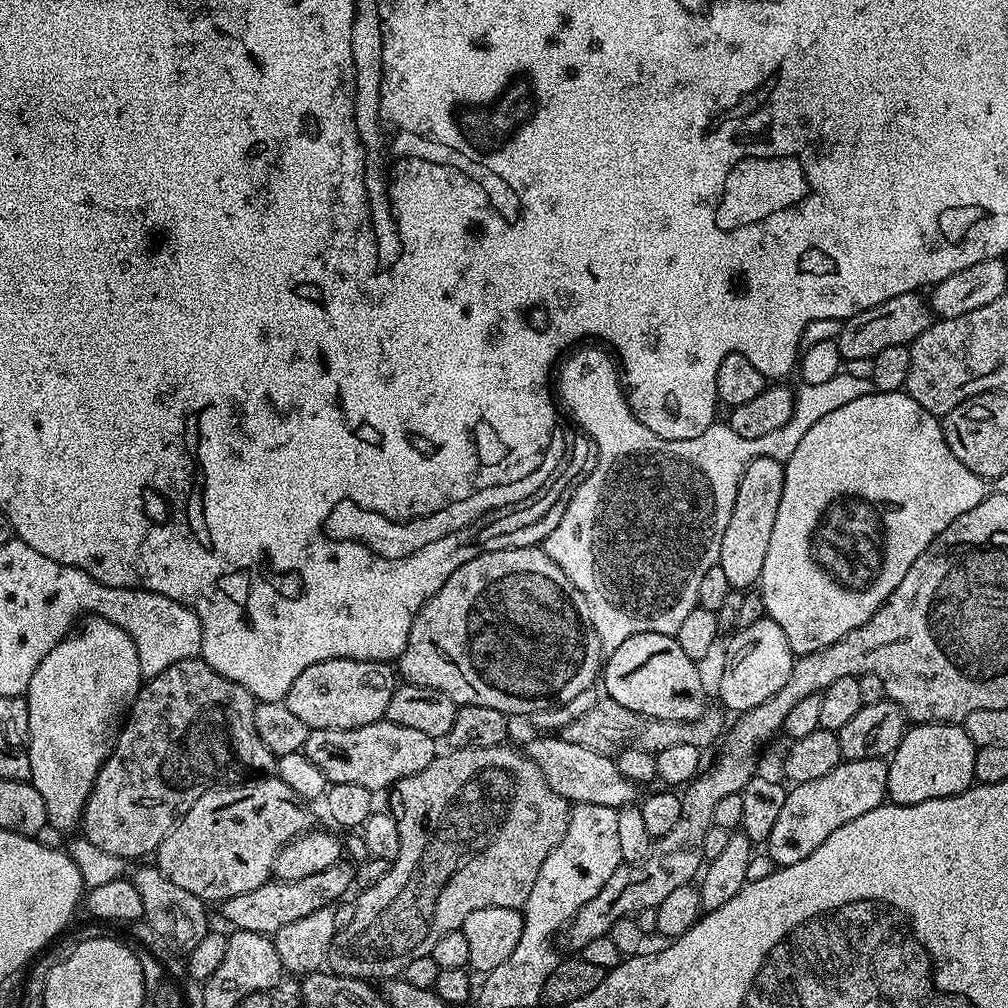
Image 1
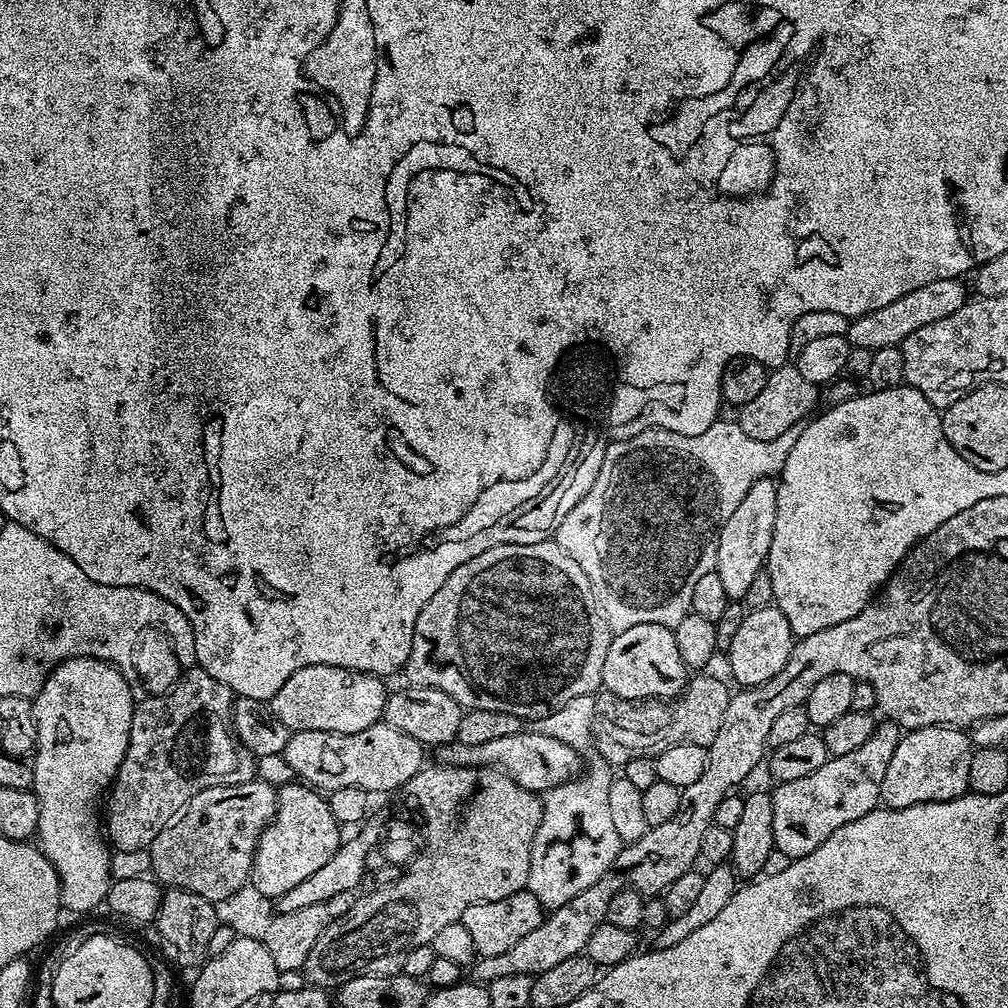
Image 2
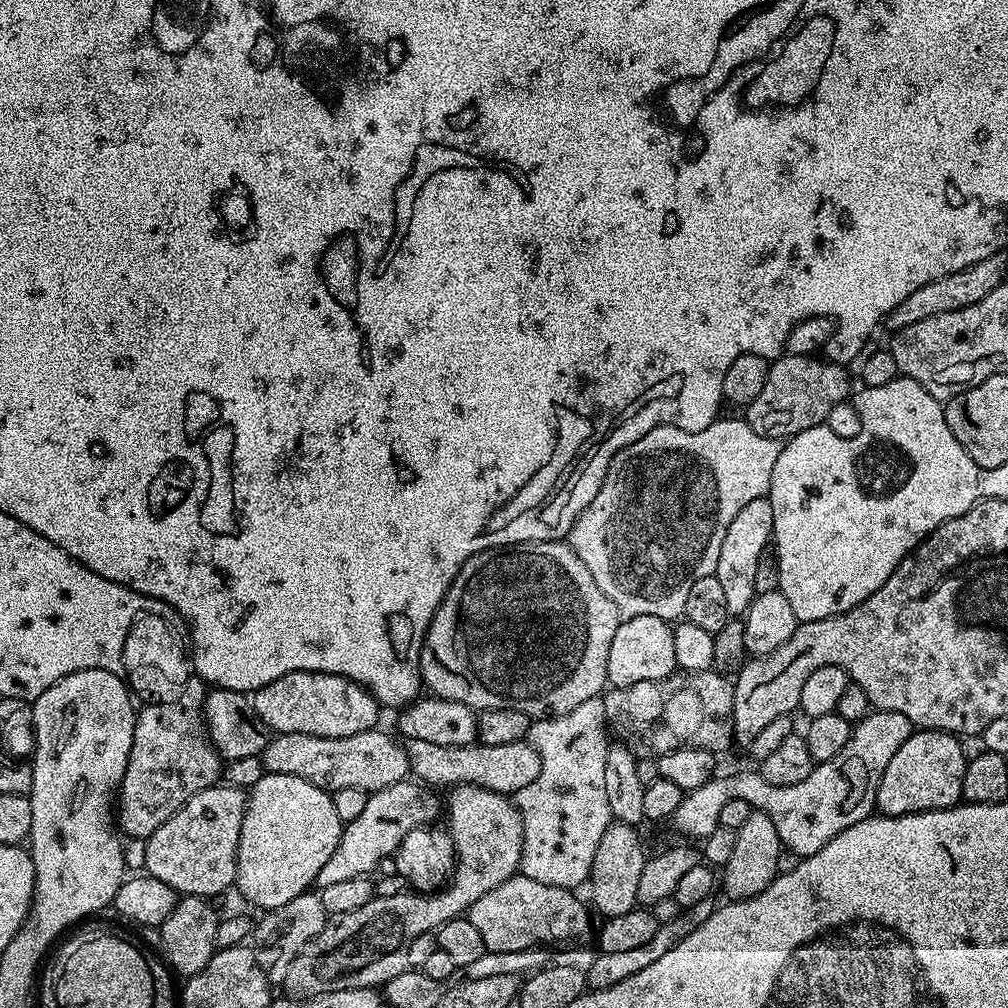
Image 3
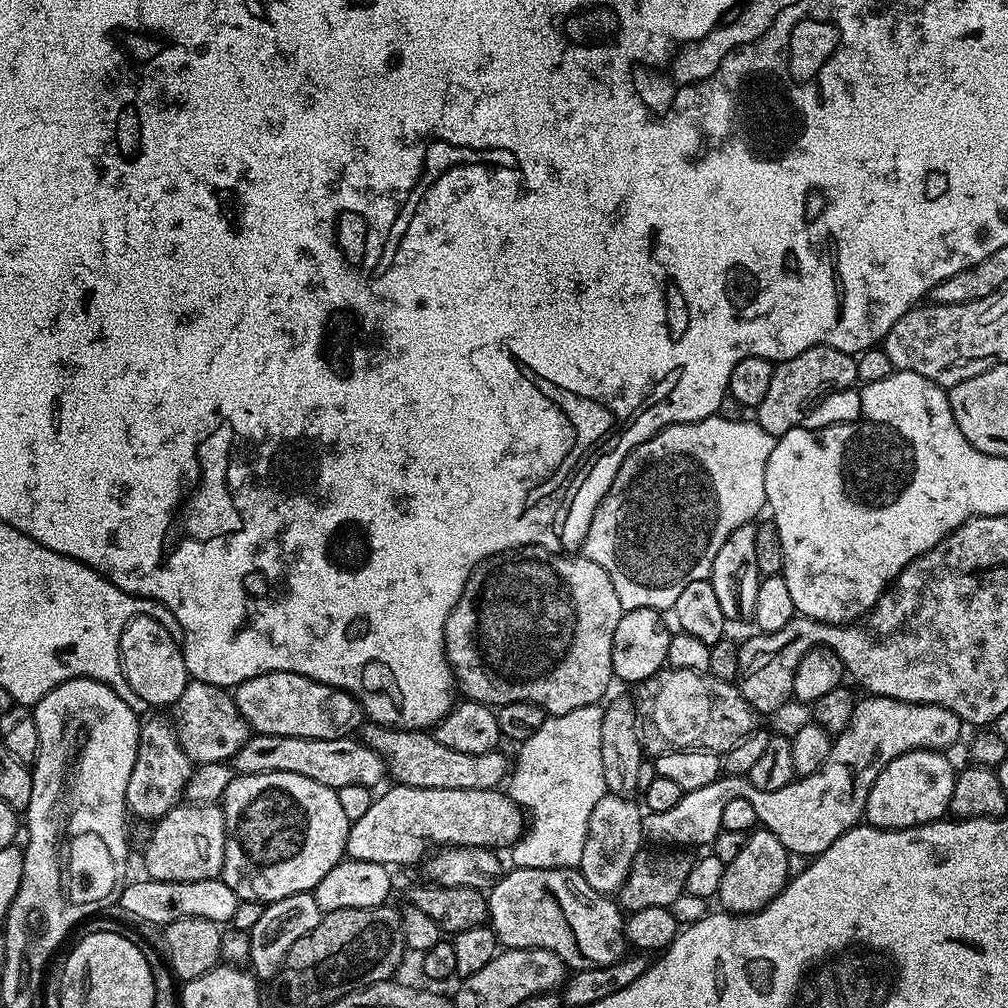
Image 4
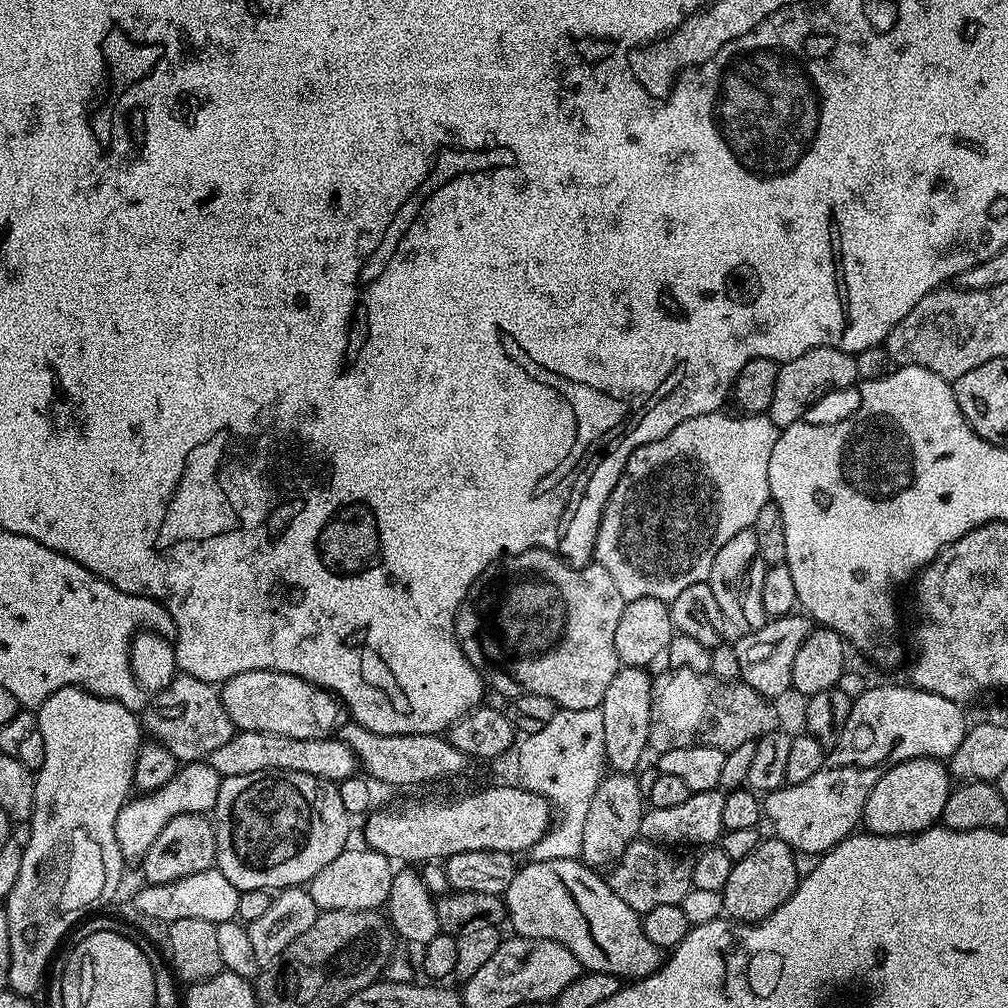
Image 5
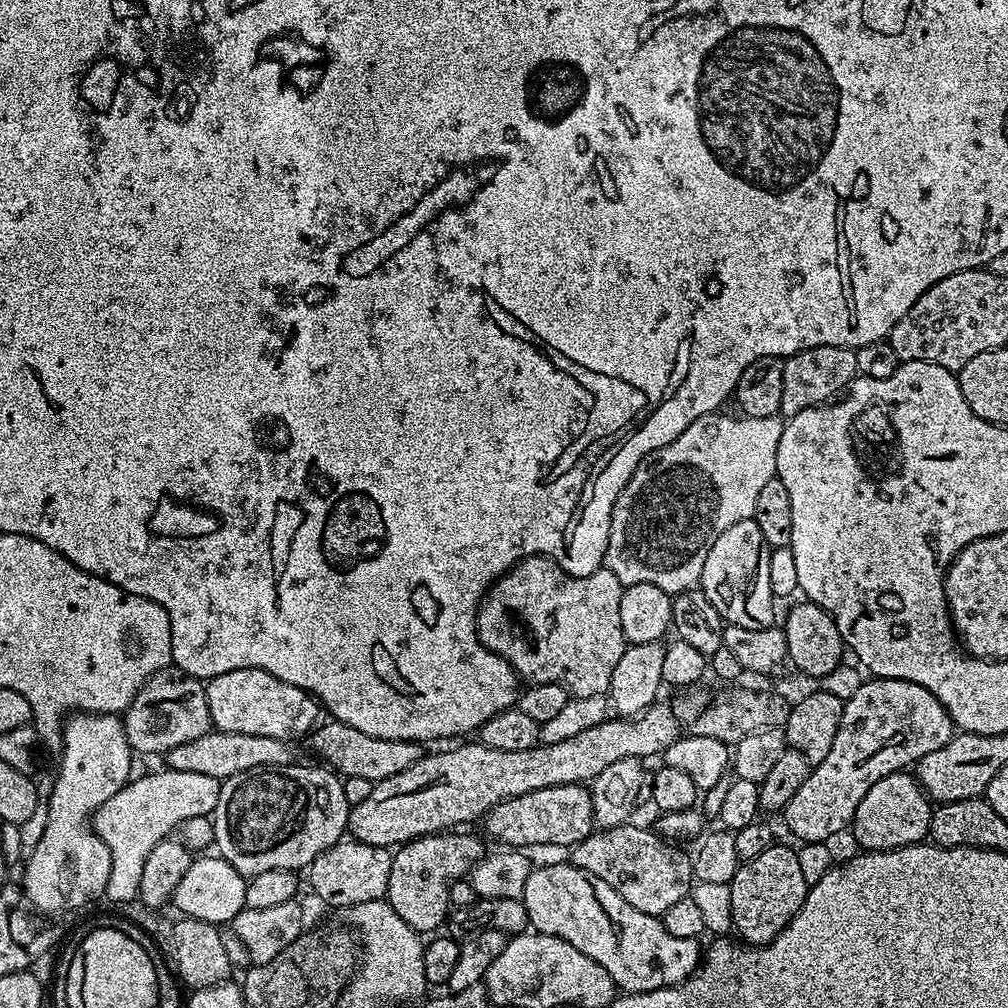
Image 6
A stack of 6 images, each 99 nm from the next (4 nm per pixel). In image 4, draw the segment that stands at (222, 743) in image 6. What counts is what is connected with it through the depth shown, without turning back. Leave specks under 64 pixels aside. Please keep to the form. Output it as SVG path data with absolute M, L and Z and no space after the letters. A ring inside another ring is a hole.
M278 734L249 735L246 746L238 750L234 758L234 768L241 776L250 774L270 774L285 772L286 774L302 774L302 778L314 778L314 782L322 782L322 786L338 789L342 786L377 787L383 776L386 776L386 765L382 757L363 739L343 736L337 740L322 738L290 738Z

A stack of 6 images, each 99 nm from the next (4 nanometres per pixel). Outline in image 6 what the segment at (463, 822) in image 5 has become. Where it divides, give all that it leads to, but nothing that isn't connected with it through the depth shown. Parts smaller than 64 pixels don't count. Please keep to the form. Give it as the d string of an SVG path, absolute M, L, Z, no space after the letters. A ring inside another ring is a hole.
M559 784L542 790L534 790L530 794L518 794L509 800L503 800L494 806L483 817L482 825L496 840L501 840L501 845L511 846L516 850L524 850L527 844L553 844L556 848L571 849L573 844L580 844L594 831L592 819L592 794L584 784Z

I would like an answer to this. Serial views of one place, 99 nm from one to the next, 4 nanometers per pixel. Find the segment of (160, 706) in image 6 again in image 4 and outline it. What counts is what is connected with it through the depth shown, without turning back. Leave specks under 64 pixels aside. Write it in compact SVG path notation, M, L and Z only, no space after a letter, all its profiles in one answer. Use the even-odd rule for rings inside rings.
M192 680L186 685L181 698L174 705L174 719L177 735L180 737L185 754L193 765L222 764L231 761L246 746L250 729L246 718L236 705L236 697L227 688L219 688L210 682Z

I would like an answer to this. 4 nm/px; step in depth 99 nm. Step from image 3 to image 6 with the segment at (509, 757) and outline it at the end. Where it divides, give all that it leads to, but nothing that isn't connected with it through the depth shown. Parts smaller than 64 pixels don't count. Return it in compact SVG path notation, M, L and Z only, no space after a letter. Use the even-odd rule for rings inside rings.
M329 719L327 723L312 729L312 752L320 759L317 761L323 762L341 777L370 778L373 782L385 780L394 774L402 774L402 770L410 770L410 766L421 758L421 745L415 740L374 738L370 734L362 734L362 730L354 730L354 726L346 726L340 720Z

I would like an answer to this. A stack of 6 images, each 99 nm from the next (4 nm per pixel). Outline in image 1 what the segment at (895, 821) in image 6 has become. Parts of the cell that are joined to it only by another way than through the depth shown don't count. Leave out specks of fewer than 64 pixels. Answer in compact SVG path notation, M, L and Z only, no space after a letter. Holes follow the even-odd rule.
M918 724L905 731L902 742L896 747L887 761L888 765L888 795L893 804L917 804L930 802L947 796L957 796L973 787L974 758L976 747L970 738L966 738L966 730L960 724Z

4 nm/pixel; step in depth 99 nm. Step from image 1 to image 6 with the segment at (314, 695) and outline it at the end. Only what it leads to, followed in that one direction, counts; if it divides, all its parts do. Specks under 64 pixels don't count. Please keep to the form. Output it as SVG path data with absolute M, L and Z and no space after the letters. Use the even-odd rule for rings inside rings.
M243 668L230 670L230 674L218 674L204 684L206 690L206 706L210 706L212 727L218 732L230 734L262 734L262 738L278 738L296 742L299 736L307 737L317 727L322 716L322 708L315 696L298 686L290 686L290 682L282 682L282 678L274 678L266 670Z

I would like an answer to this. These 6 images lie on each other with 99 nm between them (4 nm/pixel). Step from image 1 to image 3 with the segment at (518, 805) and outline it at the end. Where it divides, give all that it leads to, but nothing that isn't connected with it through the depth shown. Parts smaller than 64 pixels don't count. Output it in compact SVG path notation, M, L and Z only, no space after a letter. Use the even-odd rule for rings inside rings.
M457 784L446 796L446 831L456 844L456 867L450 883L431 893L415 890L399 892L393 896L376 896L358 910L346 910L346 914L329 916L323 930L317 934L294 958L282 985L283 991L294 998L314 998L314 994L330 994L330 990L354 990L376 988L398 977L410 968L408 955L410 942L427 932L435 933L446 922L463 917L468 907L482 894L490 894L502 882L517 875L524 850L524 819L515 803L505 793L479 788L473 784Z

